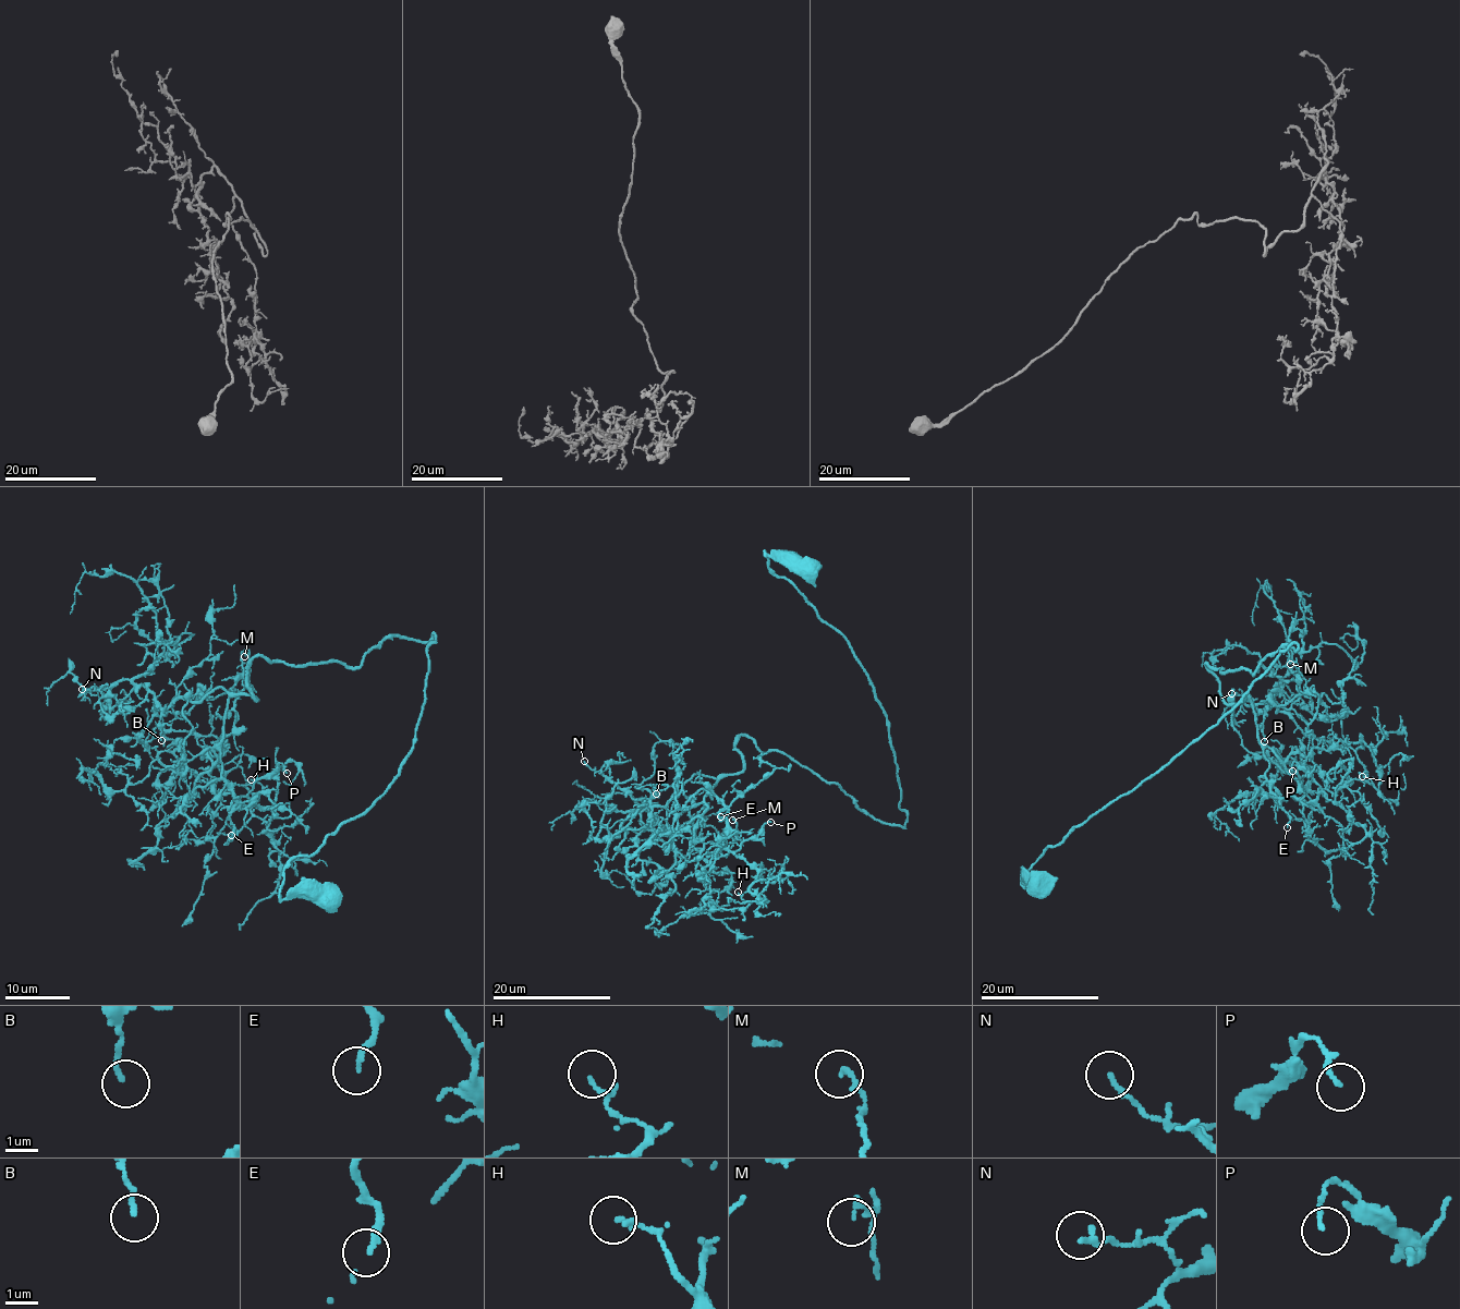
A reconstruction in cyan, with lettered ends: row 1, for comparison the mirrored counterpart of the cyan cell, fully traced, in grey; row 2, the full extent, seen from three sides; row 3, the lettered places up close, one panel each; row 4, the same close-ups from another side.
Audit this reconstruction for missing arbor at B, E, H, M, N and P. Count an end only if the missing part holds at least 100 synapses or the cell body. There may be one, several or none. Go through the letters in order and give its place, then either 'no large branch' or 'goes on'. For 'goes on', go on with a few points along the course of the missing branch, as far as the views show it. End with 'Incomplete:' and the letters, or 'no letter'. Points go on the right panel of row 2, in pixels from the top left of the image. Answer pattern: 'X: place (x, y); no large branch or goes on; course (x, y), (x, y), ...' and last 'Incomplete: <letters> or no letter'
B: place (1264, 741); no large branch
E: place (1287, 827); goes on; course (1287, 827), (1292, 839), (1290, 877), (1292, 895), (1272, 911), (1262, 910), (1255, 904)
H: place (1362, 776); no large branch
M: place (1290, 664); no large branch
N: place (1231, 693); no large branch
P: place (1292, 771); no large branch
Incomplete: E

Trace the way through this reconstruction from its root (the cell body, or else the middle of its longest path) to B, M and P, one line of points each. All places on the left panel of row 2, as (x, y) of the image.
B: (327, 898), (283, 869), (399, 775), (433, 633), (256, 656), (256, 700), (155, 702), (161, 740)
M: (327, 898), (281, 899), (283, 869), (399, 775), (436, 637), (256, 656), (214, 763), (244, 656)
P: (327, 898), (281, 899), (283, 869), (399, 775), (436, 637), (256, 656), (221, 779), (238, 807), (287, 773)

